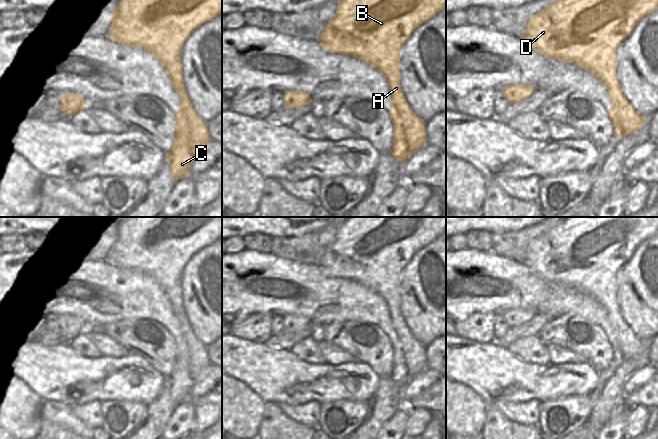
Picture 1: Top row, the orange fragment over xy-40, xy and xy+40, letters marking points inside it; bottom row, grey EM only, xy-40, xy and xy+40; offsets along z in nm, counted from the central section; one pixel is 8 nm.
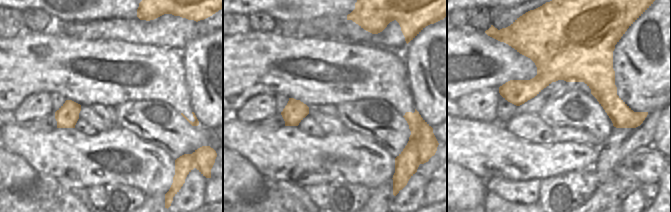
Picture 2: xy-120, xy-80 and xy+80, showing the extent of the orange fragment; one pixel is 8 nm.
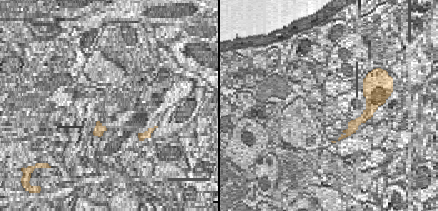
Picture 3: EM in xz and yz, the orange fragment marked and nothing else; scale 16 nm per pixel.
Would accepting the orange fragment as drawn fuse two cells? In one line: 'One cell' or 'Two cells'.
One cell.

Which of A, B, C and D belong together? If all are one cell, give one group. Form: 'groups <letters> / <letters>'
groups A B C D

